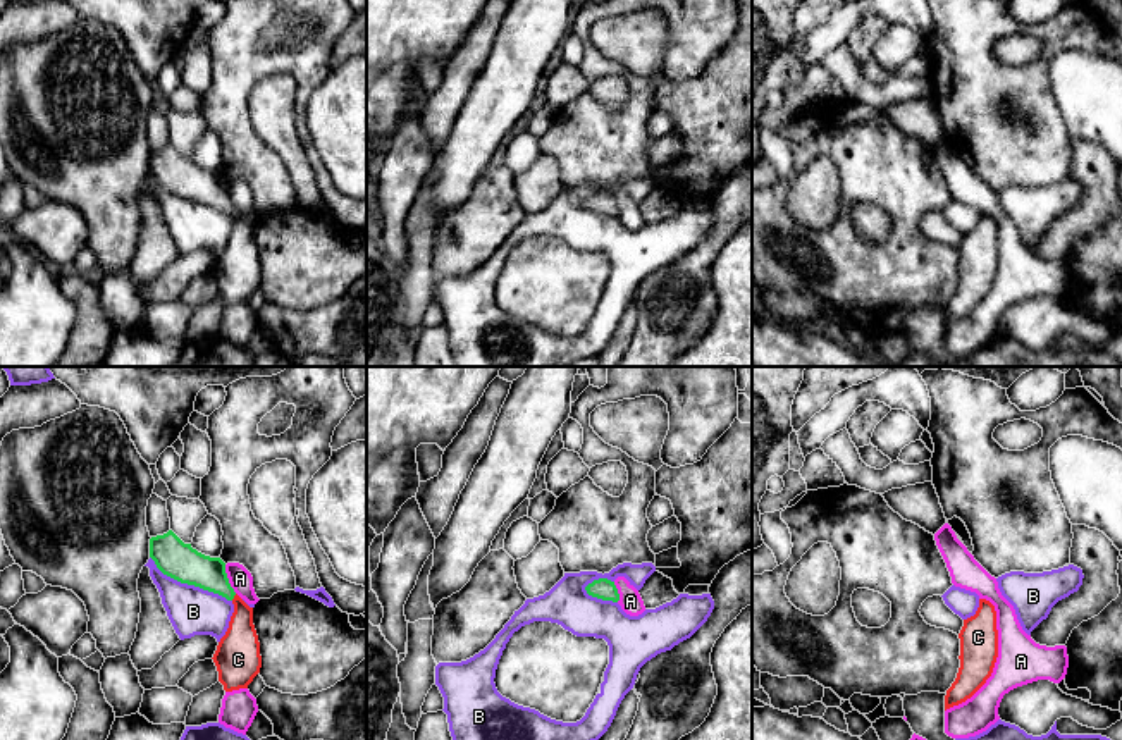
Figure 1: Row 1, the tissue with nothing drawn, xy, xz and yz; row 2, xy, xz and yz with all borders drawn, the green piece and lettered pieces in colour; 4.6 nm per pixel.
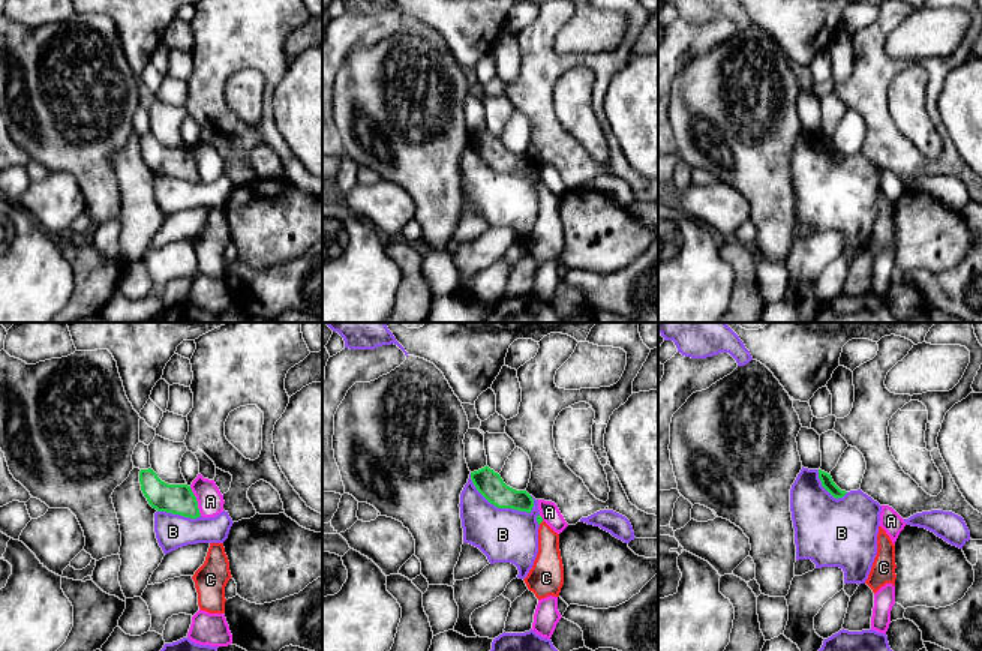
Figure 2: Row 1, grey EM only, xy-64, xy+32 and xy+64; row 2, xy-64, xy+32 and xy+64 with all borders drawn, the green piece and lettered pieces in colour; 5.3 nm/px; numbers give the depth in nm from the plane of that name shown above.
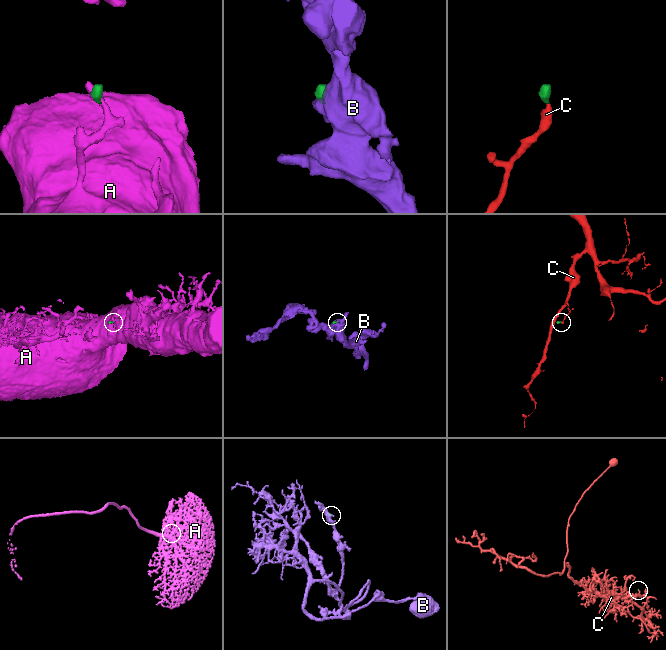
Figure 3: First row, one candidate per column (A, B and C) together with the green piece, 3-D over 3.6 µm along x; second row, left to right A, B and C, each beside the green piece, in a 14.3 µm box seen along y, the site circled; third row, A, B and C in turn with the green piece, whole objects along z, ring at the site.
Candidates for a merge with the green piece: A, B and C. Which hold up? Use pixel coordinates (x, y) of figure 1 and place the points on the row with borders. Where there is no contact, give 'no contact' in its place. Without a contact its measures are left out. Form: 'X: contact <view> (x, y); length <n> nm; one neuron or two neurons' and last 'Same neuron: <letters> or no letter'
A: contact xy (228, 579); length 150 nm; two neurons
B: contact xy (190, 584); length 440 nm; two neurons
C: contact xy (233, 598); length 40 nm; one neuron
Same neuron: C

